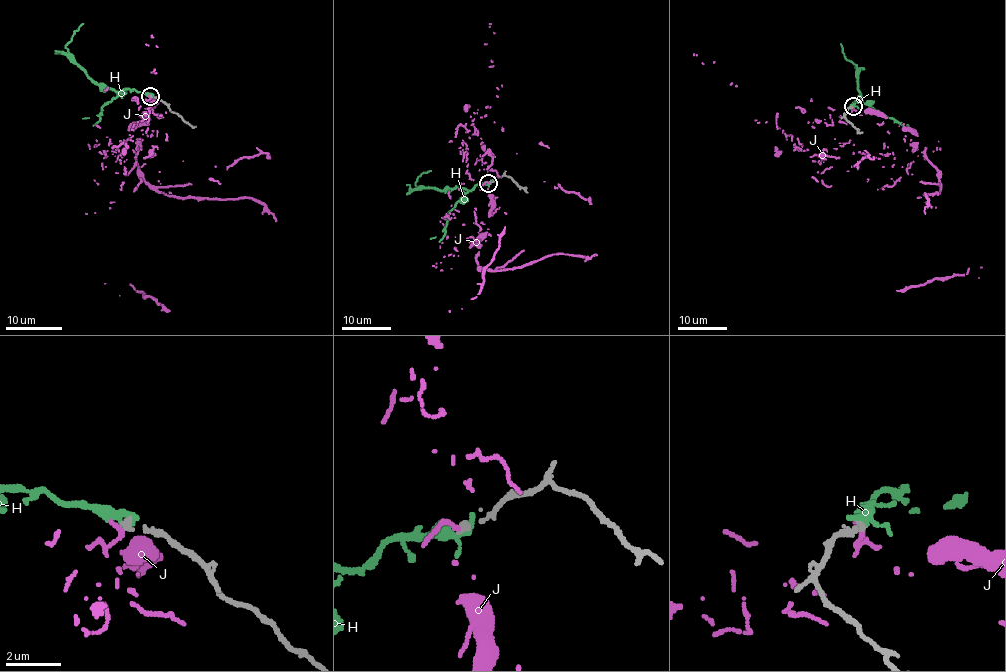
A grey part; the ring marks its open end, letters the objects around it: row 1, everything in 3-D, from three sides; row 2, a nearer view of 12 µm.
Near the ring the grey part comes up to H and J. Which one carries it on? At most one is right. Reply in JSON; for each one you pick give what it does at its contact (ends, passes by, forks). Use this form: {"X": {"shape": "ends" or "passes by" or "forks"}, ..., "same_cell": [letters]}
{"same_cell": []}

